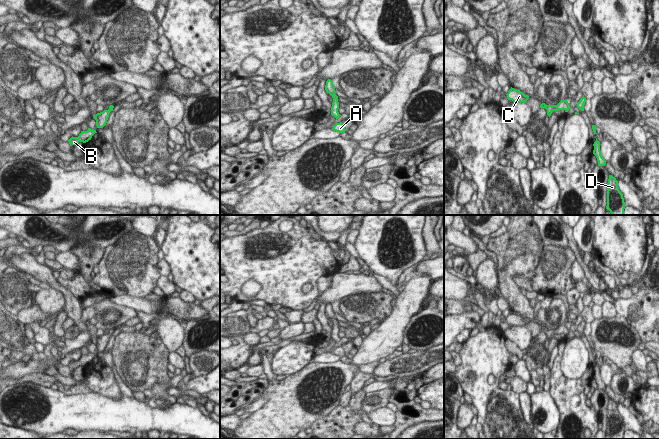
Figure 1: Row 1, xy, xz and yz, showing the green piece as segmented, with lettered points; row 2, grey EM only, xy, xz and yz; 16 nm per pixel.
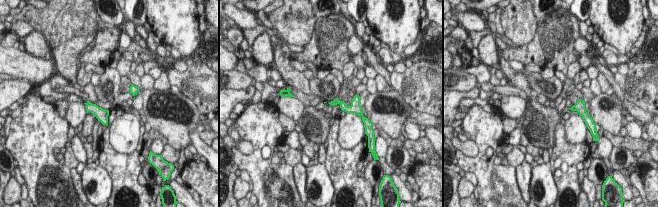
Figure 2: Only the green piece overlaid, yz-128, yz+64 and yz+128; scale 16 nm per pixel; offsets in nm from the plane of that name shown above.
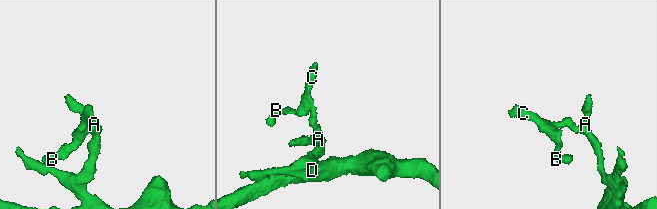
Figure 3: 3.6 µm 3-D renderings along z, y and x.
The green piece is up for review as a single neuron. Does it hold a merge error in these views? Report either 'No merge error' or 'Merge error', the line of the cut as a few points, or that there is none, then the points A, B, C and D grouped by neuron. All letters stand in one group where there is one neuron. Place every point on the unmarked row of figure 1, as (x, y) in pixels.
No merge error. No split. Groups: A B C D

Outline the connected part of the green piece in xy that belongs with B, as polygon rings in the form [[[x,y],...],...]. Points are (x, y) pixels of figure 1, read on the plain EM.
[[[88,352],[87,355],[81,355],[78,361],[71,361],[68,366],[71,369],[76,369],[79,366],[86,367],[91,364],[92,360],[97,357],[96,354]]]

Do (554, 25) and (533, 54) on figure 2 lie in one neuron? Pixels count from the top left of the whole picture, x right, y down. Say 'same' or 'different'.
same

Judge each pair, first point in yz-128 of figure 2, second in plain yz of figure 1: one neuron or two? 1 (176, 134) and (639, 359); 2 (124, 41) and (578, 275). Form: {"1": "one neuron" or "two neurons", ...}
{"1": "two neurons", "2": "one neuron"}

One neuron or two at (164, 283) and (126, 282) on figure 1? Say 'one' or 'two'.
two

